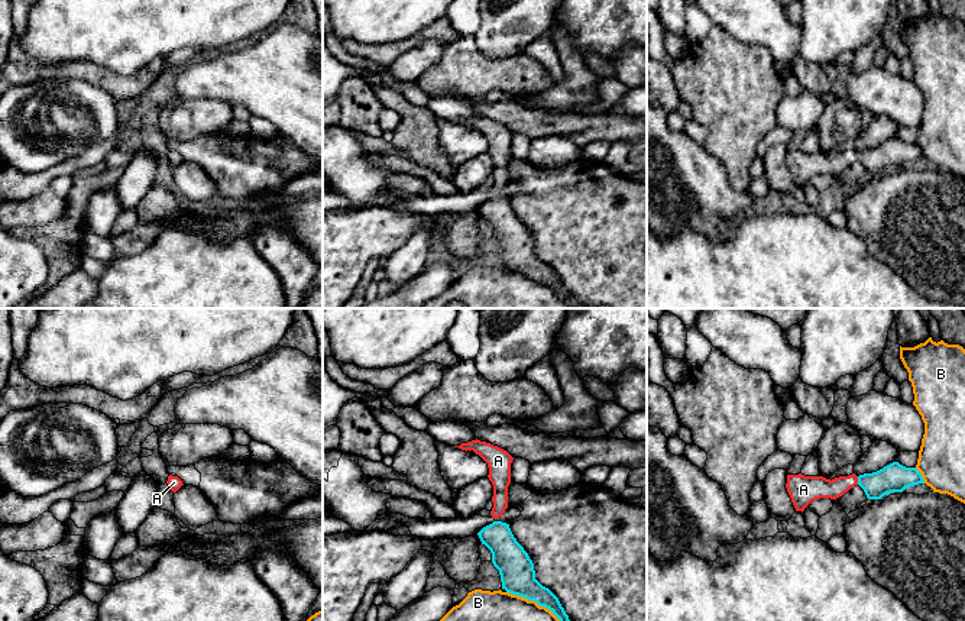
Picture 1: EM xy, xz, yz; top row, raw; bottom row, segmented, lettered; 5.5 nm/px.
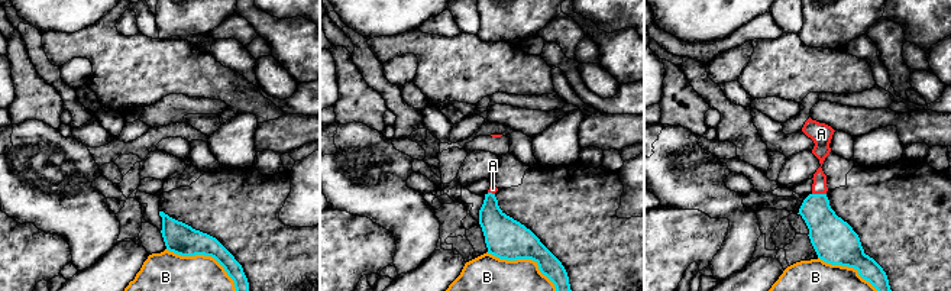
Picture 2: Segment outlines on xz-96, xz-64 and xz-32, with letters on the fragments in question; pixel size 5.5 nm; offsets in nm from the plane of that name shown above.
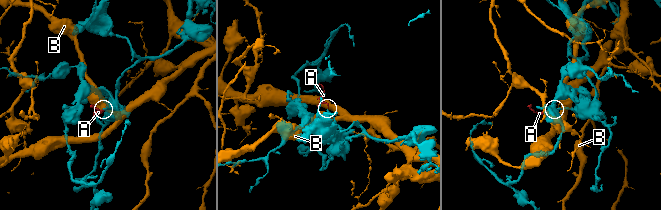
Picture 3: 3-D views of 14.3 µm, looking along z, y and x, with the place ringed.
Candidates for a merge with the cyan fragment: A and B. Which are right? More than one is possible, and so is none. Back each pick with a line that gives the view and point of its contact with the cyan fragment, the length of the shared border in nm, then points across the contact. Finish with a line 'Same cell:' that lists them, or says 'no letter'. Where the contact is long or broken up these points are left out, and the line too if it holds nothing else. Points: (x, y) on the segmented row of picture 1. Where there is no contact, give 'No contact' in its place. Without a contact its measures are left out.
A: Touches cyan at yz (858, 481). Shared border 50 nm. Path across: yz (893, 478), (886, 481), (858, 481), (835, 488), (815, 488)
Same cell: A

